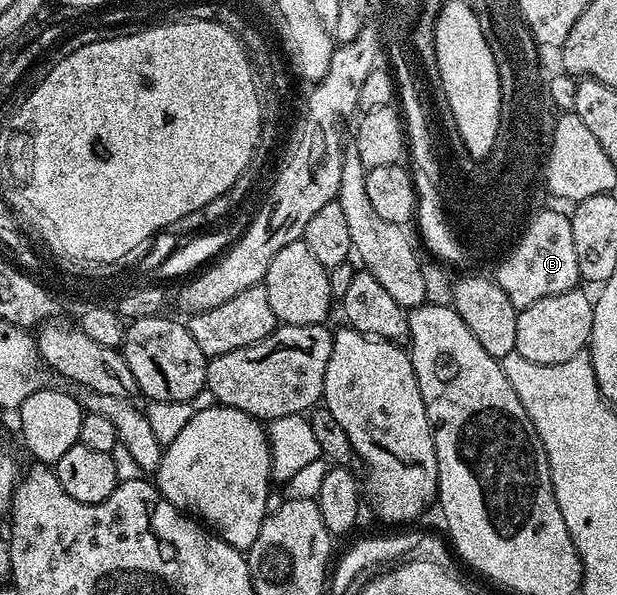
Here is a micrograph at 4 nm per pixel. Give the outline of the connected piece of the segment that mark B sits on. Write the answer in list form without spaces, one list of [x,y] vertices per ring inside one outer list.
[[[542,208],[528,219],[529,227],[521,234],[521,239],[513,246],[513,251],[497,266],[495,281],[503,292],[507,292],[507,300],[519,311],[535,304],[535,300],[543,300],[543,296],[555,296],[559,292],[574,289],[582,281],[579,272],[579,260],[575,256],[575,236],[571,236],[570,215],[560,214],[557,210]]]

